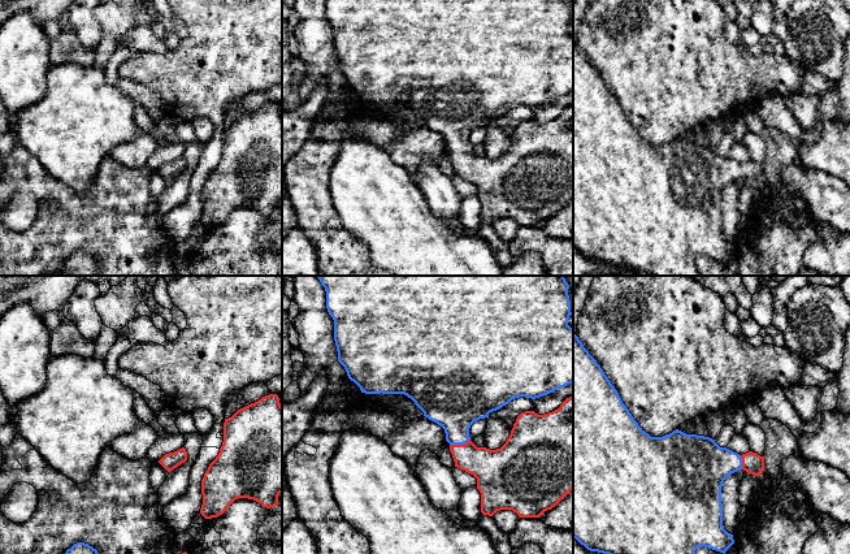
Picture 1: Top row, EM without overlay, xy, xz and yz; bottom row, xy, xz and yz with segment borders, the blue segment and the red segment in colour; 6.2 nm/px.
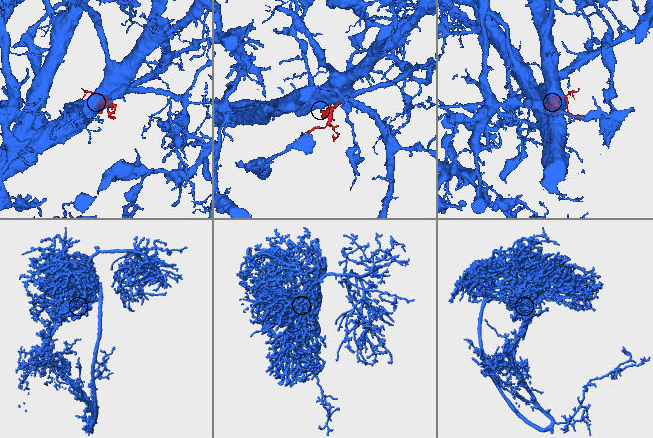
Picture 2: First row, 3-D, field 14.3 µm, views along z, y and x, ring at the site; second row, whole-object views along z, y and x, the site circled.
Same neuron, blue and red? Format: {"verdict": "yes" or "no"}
{"verdict": "yes"}

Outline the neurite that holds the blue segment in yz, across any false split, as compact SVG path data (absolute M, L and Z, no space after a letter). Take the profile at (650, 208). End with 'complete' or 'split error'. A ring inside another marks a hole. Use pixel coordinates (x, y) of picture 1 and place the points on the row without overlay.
M573 42L573 247L581 254L590 260L603 261L616 268L649 273L650 276L699 276L695 264L695 259L699 255L725 263L734 252L733 243L728 242L723 234L721 195L729 183L741 178L754 185L762 183L764 165L753 160L740 164L727 156L720 156L710 146L686 143L678 138L663 146L651 146L646 142L623 112L617 99L604 83L600 74Z | split error

